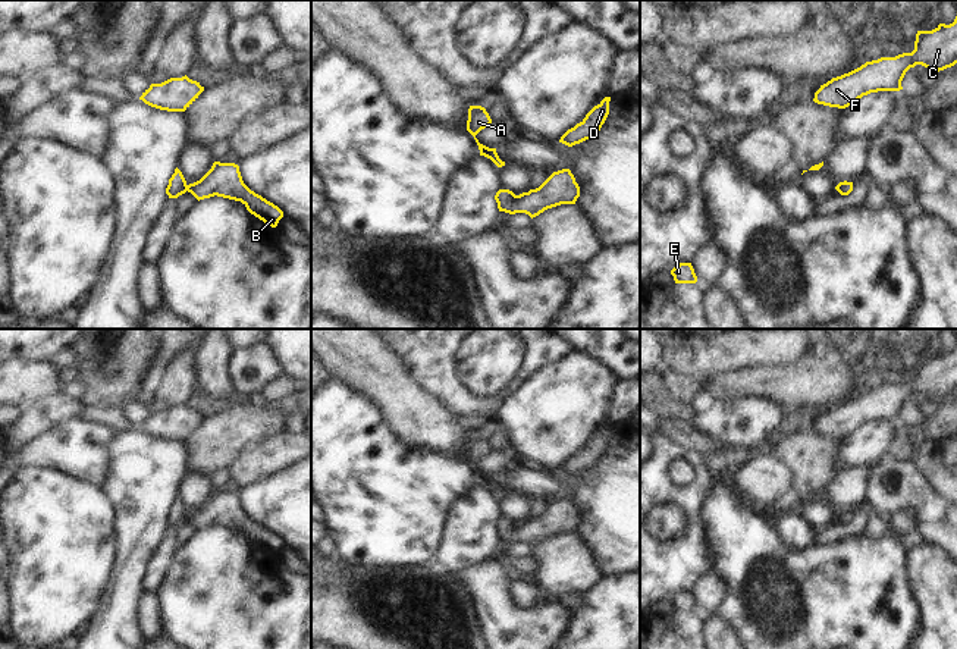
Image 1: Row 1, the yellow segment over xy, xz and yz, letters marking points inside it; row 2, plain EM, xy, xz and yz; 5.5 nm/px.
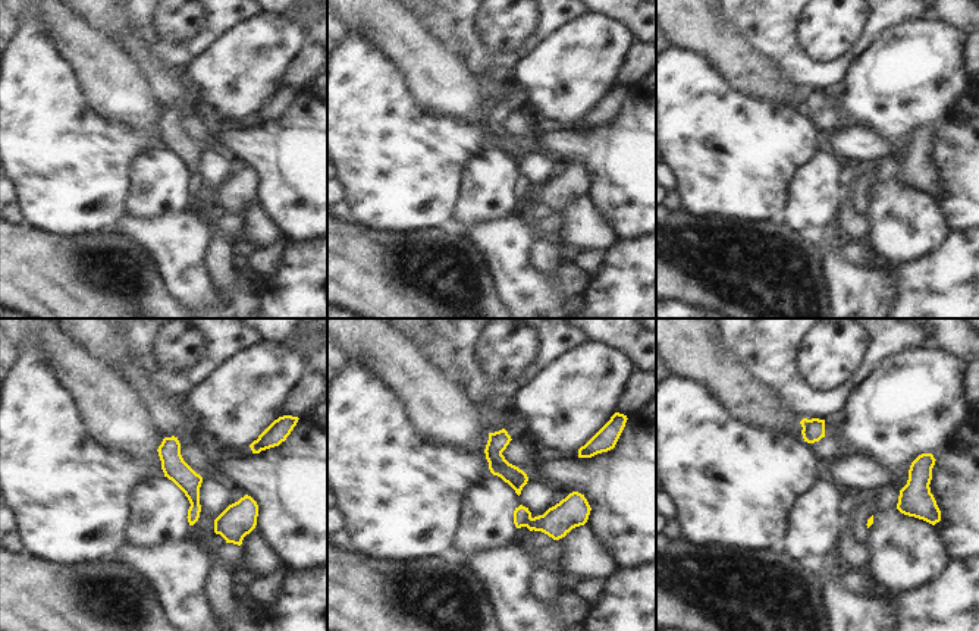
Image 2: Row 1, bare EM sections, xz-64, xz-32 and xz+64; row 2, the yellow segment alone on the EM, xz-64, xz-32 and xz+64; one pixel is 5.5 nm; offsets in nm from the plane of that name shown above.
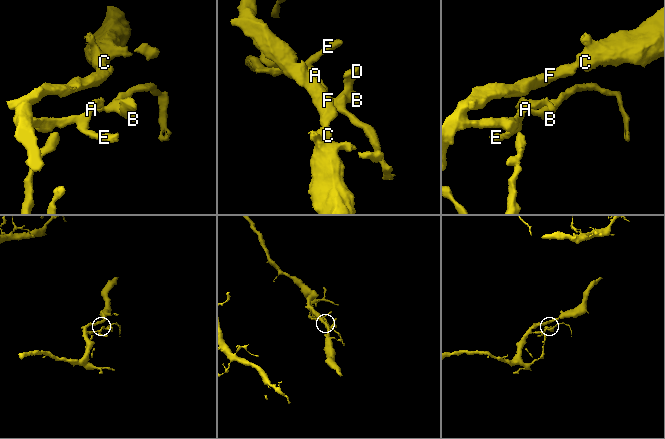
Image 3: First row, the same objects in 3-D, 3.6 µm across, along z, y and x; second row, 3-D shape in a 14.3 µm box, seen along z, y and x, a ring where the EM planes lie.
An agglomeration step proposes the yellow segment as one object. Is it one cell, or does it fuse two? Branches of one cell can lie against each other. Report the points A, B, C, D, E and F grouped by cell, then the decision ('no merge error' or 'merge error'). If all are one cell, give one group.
A B C D E F; no merge error

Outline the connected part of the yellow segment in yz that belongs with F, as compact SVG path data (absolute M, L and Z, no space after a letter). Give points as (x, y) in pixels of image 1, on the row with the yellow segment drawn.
M957 16L953 23L939 23L932 31L917 31L914 50L895 57L881 57L832 78L815 93L818 104L845 109L878 91L900 91L906 72L916 65L939 72L957 63Z

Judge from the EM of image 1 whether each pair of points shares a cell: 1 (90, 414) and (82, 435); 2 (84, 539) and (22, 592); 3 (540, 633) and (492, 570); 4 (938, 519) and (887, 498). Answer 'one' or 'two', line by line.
1: two
2: one
3: one
4: one

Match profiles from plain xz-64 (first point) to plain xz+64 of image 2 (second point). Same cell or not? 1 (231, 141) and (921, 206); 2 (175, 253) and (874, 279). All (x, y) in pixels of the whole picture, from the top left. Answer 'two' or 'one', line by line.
1: two
2: one

